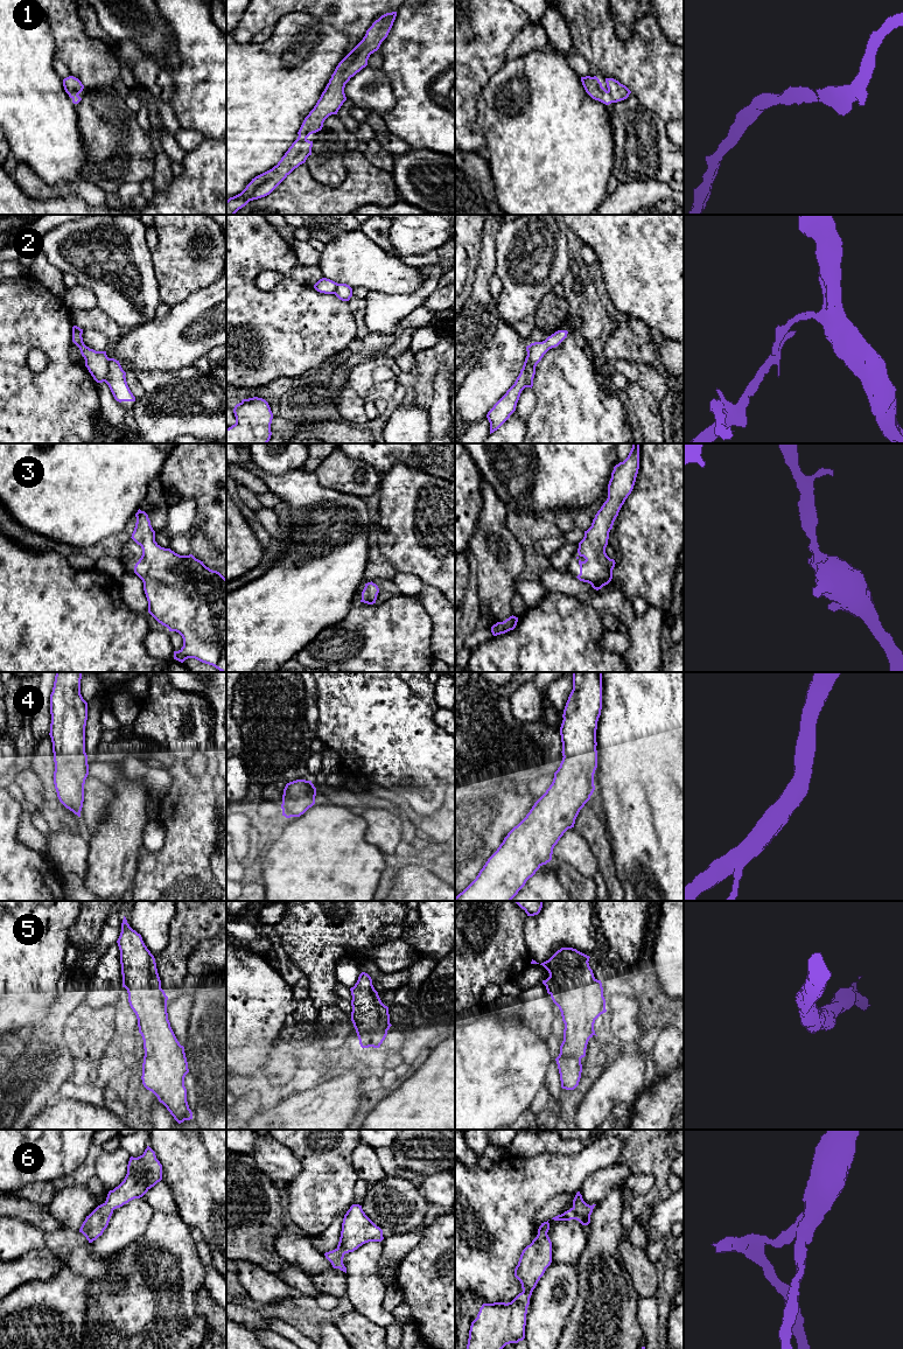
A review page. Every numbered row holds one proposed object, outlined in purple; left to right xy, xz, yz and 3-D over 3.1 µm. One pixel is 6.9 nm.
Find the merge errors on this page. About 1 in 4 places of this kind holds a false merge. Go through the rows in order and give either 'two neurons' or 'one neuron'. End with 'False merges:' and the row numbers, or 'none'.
1: one neuron
2: two neurons
3: one neuron
4: one neuron
5: one neuron
6: one neuron
False merges: 2

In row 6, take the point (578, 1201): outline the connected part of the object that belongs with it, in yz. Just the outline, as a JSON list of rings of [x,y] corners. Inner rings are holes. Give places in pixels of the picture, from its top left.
[[[580,1191],[576,1193],[574,1200],[573,1200],[573,1207],[565,1211],[561,1215],[558,1215],[553,1217],[554,1221],[570,1221],[576,1219],[582,1225],[588,1225],[590,1223],[590,1215],[593,1212],[593,1209],[596,1204],[589,1205],[587,1204]]]

